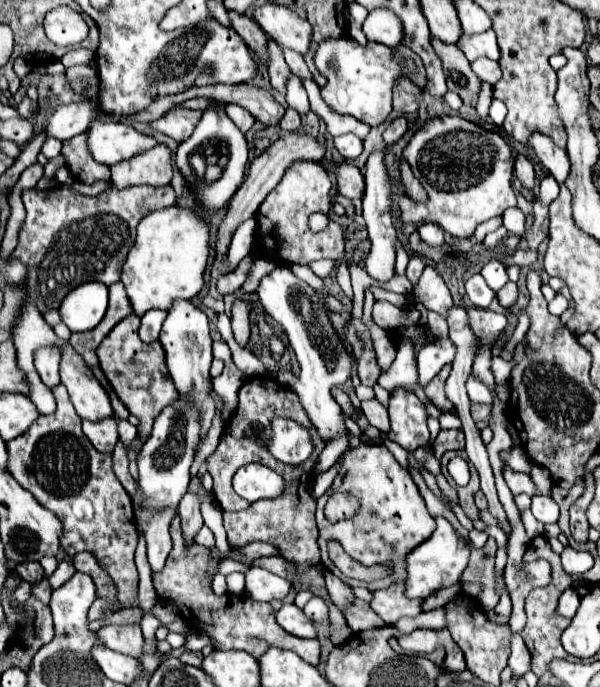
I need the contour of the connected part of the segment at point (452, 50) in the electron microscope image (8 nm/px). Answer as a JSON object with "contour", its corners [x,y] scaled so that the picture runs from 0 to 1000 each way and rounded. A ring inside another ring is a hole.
{"contour":[[[720,55],[727,79],[737,84],[743,116],[747,116],[747,131],[760,134],[773,148],[793,148],[800,137],[803,116],[787,105],[783,90],[770,79],[770,73],[757,64],[740,64],[727,55]]]}

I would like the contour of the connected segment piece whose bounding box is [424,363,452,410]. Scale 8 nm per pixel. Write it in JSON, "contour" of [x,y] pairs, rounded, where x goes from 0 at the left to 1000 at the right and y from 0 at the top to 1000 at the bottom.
{"contour":[[[743,530],[727,546],[727,550],[723,550],[713,562],[707,563],[707,571],[708,575],[713,576],[713,582],[717,582],[727,594],[733,594],[733,597],[753,597],[753,588],[747,585],[747,579],[743,579],[743,574],[740,574],[740,556],[743,556],[743,550],[747,550],[752,537],[753,530]]]}

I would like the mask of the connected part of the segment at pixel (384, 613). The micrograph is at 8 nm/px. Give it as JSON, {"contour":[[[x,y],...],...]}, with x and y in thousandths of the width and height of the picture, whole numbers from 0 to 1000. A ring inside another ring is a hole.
{"contour":[[[650,850],[640,859],[620,862],[617,885],[643,905],[657,908],[670,897],[697,897],[703,873],[680,873],[673,868],[673,850]]]}

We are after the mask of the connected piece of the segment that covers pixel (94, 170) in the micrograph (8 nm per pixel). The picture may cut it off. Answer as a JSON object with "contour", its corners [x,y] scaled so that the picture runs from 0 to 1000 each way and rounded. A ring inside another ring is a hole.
{"contour":[[[140,195],[123,198],[103,210],[103,227],[110,230],[110,245],[123,256],[123,262],[140,268],[157,268],[163,262],[183,265],[183,245],[163,239],[140,207]]]}

